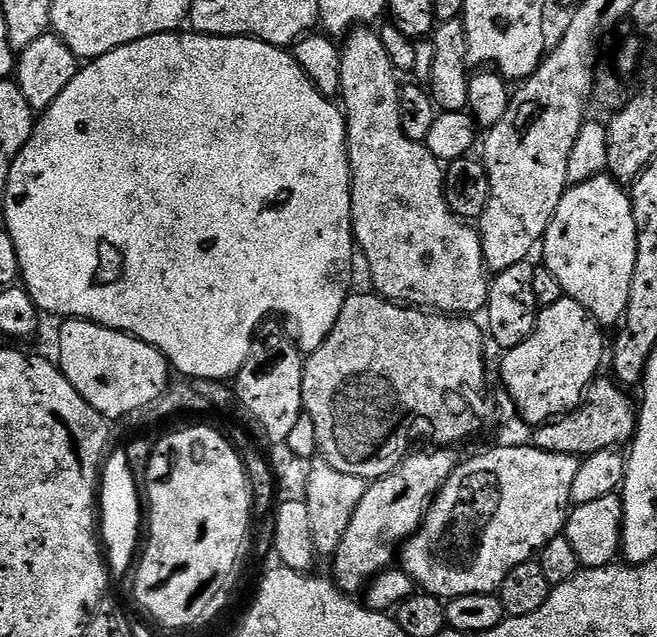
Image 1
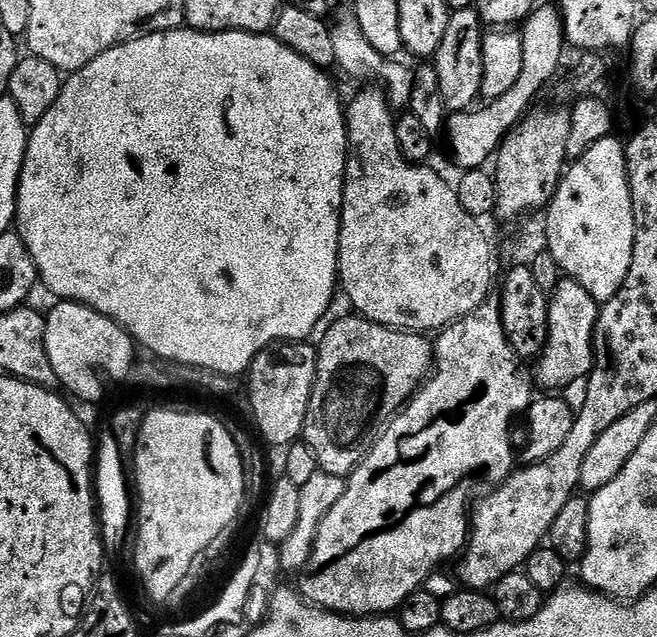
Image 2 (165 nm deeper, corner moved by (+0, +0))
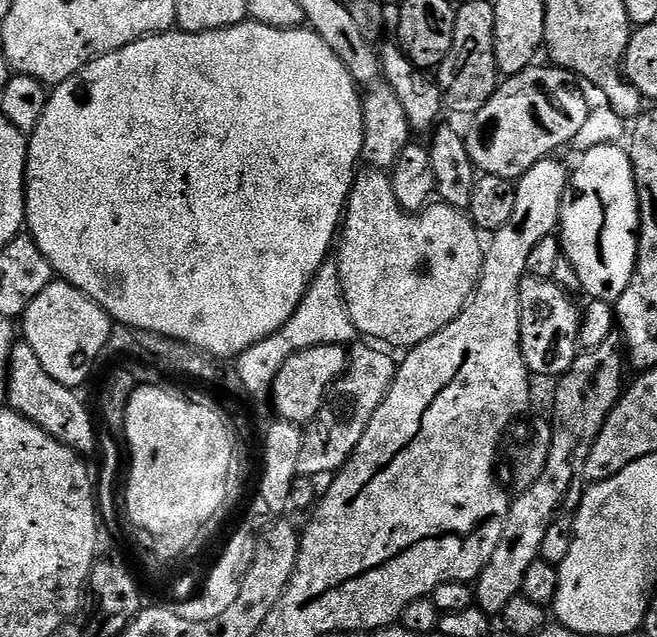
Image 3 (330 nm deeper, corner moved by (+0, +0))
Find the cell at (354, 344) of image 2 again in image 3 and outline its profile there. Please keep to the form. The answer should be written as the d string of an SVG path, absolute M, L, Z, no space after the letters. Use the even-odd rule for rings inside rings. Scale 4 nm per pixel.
M360 343L351 349L347 372L332 385L320 415L310 430L304 433L302 454L298 458L298 473L301 476L327 477L339 472L348 463L358 442L362 442L362 434L366 434L366 426L370 426L370 418L374 418L374 410L378 410L392 381L396 379L397 361L392 361L386 353L379 352L384 350L371 343Z

